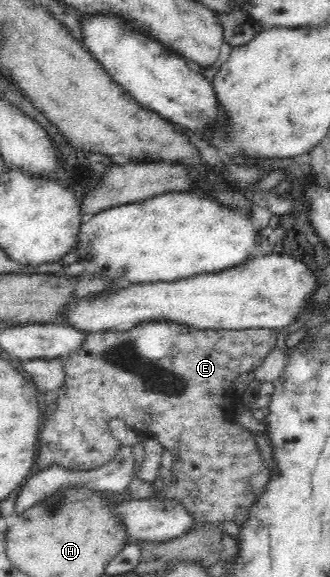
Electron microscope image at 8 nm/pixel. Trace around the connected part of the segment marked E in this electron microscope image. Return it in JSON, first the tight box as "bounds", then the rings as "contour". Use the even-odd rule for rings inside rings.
{"bounds":[36,321,276,525],"contour":[[[147,321],[141,324],[135,325],[128,331],[114,332],[98,331],[89,333],[82,343],[73,354],[69,356],[62,356],[60,361],[62,362],[65,371],[64,385],[59,389],[58,398],[56,400],[57,408],[54,413],[49,414],[48,418],[44,422],[44,427],[40,429],[40,453],[38,453],[38,461],[36,466],[38,471],[46,470],[51,467],[52,464],[58,465],[66,470],[92,470],[104,465],[108,465],[122,447],[118,439],[114,437],[108,427],[108,421],[112,418],[120,418],[130,430],[140,431],[144,433],[152,433],[156,435],[158,442],[164,446],[164,448],[172,453],[174,464],[172,467],[173,478],[172,482],[166,487],[166,498],[178,498],[181,505],[192,514],[192,517],[196,522],[213,523],[220,525],[223,521],[234,521],[241,525],[248,519],[248,510],[251,509],[253,502],[265,491],[266,483],[268,483],[269,469],[266,467],[261,454],[256,447],[254,441],[254,434],[247,429],[244,429],[242,425],[236,422],[230,423],[226,421],[226,411],[234,407],[234,399],[232,399],[232,390],[234,389],[233,382],[240,373],[246,373],[246,371],[255,370],[264,361],[264,357],[270,353],[270,349],[276,347],[276,333],[275,329],[264,328],[250,328],[250,329],[236,329],[236,330],[224,330],[224,329],[196,329],[191,325],[176,324],[169,321]]]}

